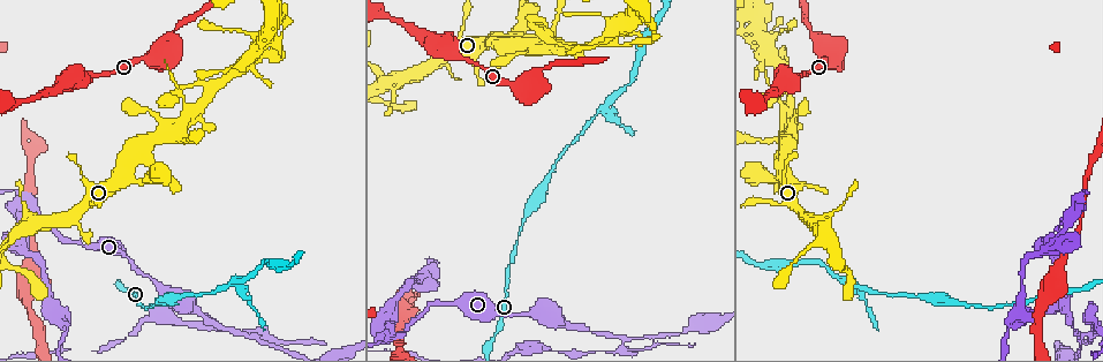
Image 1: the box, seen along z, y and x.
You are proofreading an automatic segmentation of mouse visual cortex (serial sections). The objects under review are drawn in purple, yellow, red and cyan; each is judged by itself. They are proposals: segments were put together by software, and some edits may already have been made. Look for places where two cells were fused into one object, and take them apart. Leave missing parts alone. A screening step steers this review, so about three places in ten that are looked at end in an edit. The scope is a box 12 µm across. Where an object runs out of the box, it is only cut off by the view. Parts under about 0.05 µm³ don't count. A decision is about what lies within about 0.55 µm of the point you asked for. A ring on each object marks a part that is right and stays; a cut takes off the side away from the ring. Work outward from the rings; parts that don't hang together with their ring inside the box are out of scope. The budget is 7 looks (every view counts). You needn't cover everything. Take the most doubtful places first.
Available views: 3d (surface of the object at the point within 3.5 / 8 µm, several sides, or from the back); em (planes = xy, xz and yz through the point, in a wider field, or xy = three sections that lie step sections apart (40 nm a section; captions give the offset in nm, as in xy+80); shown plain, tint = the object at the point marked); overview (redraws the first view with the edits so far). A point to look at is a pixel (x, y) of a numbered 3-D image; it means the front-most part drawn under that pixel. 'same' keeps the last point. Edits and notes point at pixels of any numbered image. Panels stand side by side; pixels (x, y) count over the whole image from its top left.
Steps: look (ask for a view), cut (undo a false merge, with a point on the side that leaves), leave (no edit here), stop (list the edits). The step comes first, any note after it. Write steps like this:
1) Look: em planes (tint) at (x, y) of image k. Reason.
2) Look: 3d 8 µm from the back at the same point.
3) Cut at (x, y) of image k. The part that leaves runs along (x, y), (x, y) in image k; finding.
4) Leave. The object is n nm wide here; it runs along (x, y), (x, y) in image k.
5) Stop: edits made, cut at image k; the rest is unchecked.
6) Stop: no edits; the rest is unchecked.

Look: 3d 3.5 µm at (1078, 336) of image 1. Sharp bend.

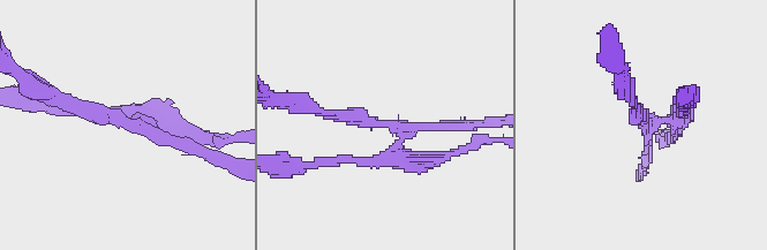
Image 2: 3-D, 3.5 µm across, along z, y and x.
Look: em xy step 2 (tint) at (399, 126) of image 2.

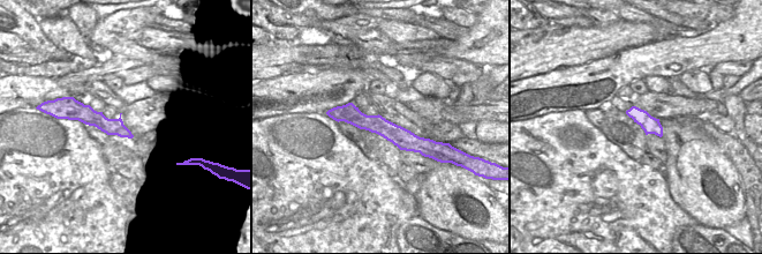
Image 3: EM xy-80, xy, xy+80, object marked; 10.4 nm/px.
Look: em xy step 3 (tint) at the same point. Cut it another way.

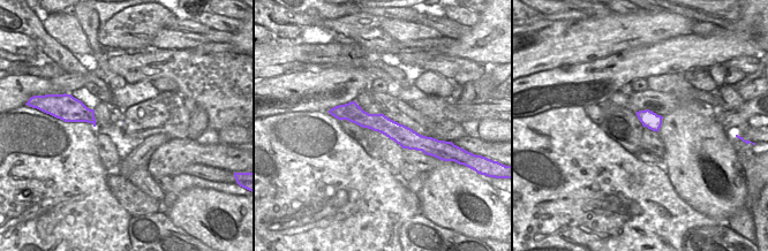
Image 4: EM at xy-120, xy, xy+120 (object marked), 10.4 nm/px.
Cut at (180, 122) of image 2. 4 arms meet here; the arms are 100, 150, 150, 200 nm wide; the part that leaves runs along (397, 148), (380, 161), (291, 165) in image 2; a second cell is stuck on.

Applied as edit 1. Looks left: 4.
Look: 3d 8 µm from the back at (232, 280) of image 1. Abrupt turn.

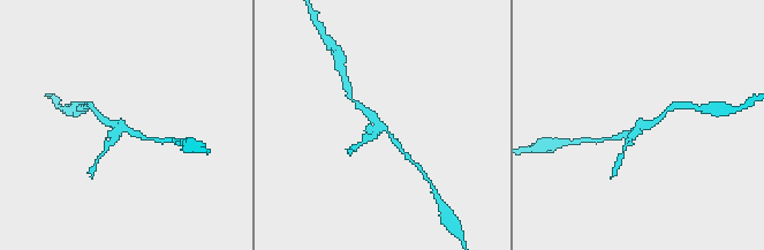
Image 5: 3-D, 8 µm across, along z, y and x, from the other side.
Look: 3d 3.5 µm at (639, 124) of image 5. Closer look.

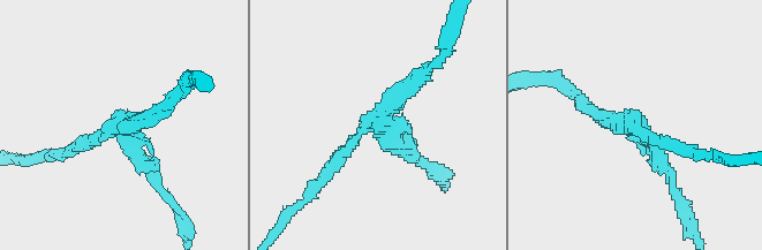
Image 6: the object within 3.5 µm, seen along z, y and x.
Look: em xy step 2 (tint) at (637, 124) of image 6. Need the tissue.

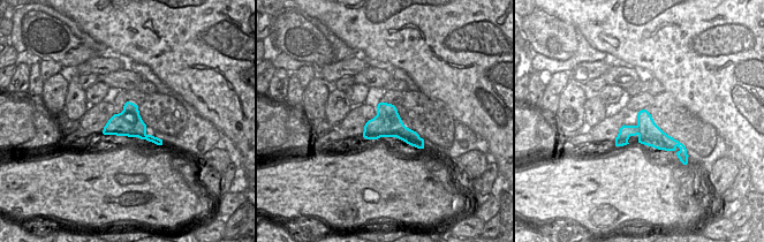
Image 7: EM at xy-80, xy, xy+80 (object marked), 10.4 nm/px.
Cut at (146, 160) of image 6. The part that leaves runs along (123, 137), (181, 214) in image 6; two cells meet here.

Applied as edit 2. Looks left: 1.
Stop: edits made, cut at image 2, cut at image 6; the rest is unchecked.

